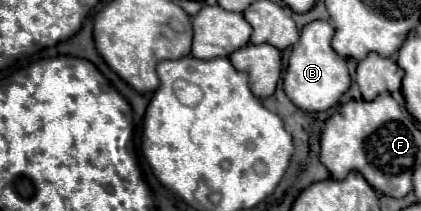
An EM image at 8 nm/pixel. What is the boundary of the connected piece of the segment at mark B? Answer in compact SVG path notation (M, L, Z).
M311 21L301 29L301 39L291 51L287 71L283 77L283 89L285 95L291 99L291 103L303 111L311 113L311 111L327 111L335 107L341 95L351 85L345 59L339 57L331 47L333 33L335 29L329 21Z

